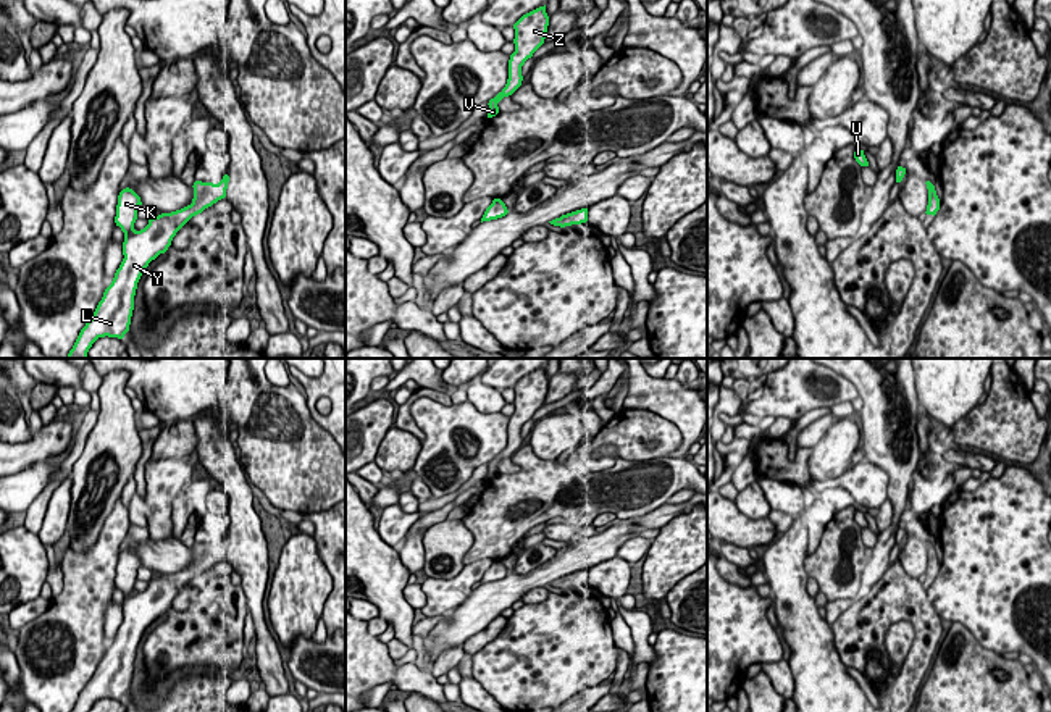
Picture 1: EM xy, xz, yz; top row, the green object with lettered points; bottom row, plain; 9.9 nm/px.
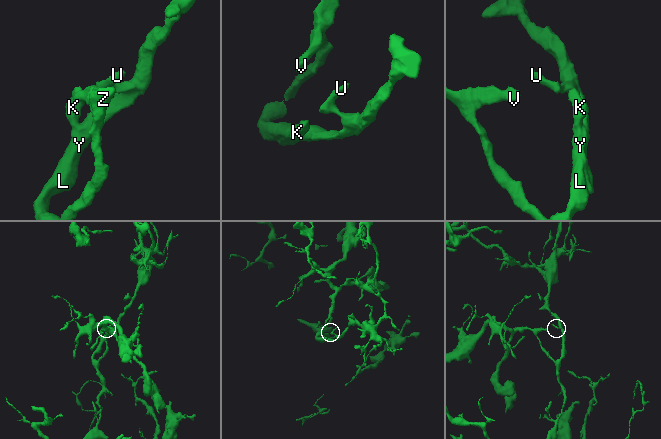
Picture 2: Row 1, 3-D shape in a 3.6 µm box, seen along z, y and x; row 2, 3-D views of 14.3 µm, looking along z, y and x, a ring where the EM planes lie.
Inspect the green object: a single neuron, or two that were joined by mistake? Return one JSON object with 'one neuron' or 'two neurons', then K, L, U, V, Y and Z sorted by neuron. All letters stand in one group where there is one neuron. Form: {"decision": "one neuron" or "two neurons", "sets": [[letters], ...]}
{"decision": "one neuron", "sets": [["K", "L", "U", "V", "Y", "Z"]]}

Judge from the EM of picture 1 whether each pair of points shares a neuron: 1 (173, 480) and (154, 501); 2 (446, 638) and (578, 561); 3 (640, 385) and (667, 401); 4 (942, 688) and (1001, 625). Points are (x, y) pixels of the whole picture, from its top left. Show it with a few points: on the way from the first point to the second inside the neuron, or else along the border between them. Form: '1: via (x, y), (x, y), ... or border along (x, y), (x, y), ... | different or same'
1: via (168, 485), (159, 496) | same
2: via (478, 609), (510, 588), (546, 573) | same
3: via (646, 391), (661, 396) | same
4: border along (953, 622), (961, 622), (985, 648), (1001, 656) | different

